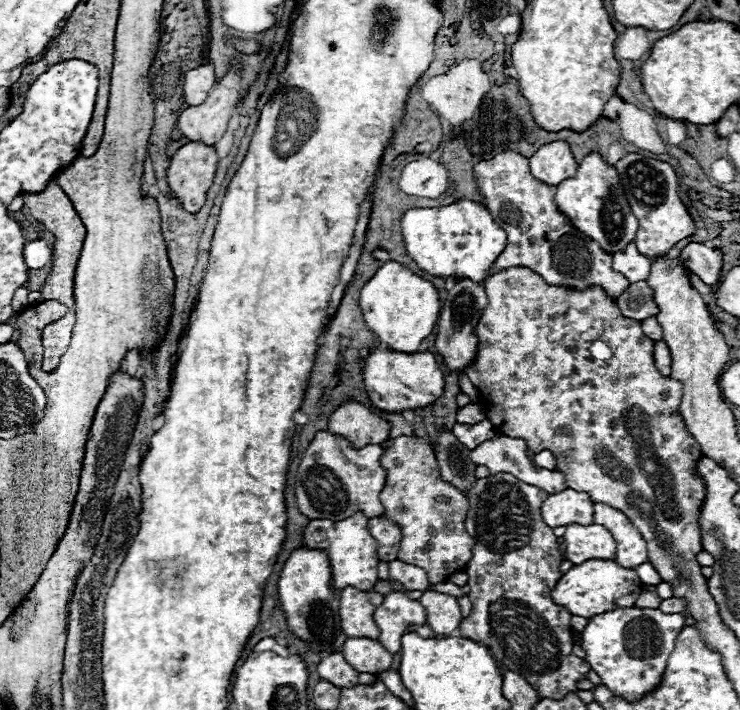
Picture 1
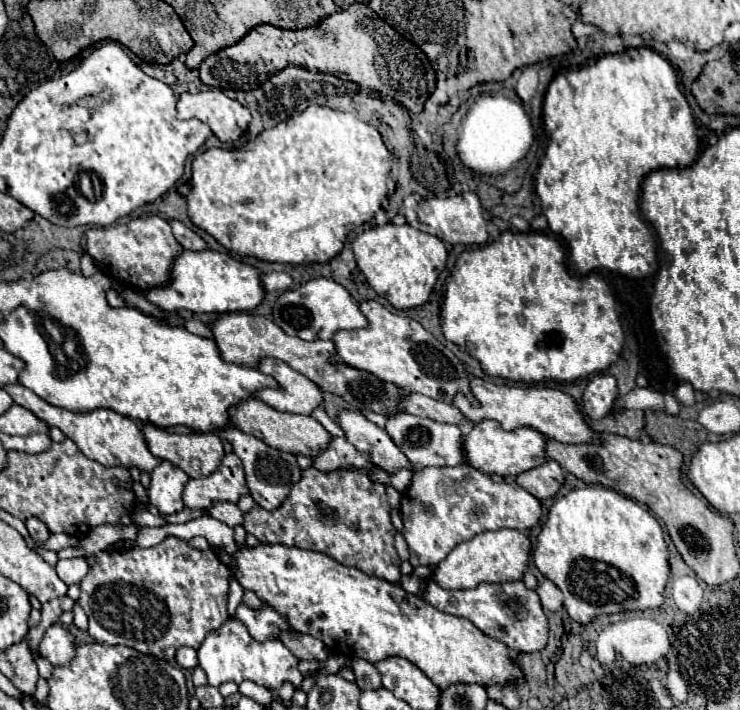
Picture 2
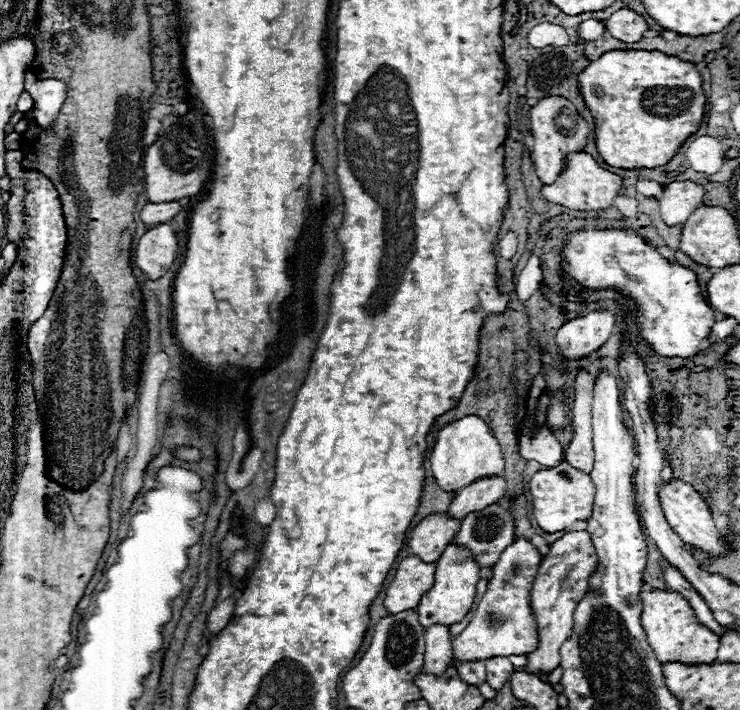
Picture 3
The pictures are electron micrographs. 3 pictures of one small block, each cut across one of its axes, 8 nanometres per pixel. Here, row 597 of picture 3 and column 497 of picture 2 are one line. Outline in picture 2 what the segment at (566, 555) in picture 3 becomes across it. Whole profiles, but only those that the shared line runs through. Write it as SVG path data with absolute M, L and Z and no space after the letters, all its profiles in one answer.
M496 530L496 532L482 532L474 536L472 540L460 542L432 572L428 580L420 584L420 590L426 590L426 584L430 580L438 582L446 590L458 590L458 588L476 588L482 582L508 582L508 580L522 580L526 564L530 556L530 540L526 534L518 530Z

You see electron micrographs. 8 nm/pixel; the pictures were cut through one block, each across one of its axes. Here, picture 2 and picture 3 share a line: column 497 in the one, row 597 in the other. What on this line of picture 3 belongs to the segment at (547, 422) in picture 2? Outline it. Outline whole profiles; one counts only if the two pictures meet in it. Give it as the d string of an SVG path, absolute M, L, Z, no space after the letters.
M416 556L404 558L392 582L386 588L384 606L388 612L402 612L408 608L416 608L420 598L434 584L434 564L426 564Z

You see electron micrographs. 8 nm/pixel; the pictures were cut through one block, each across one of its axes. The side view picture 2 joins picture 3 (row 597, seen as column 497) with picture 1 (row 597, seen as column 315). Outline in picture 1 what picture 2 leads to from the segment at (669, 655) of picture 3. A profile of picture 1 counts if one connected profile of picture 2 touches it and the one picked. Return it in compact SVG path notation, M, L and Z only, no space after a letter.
M586 560L584 564L572 566L552 588L552 600L564 606L572 616L592 618L594 614L610 612L616 608L628 608L636 604L644 584L634 570L622 568L614 560Z

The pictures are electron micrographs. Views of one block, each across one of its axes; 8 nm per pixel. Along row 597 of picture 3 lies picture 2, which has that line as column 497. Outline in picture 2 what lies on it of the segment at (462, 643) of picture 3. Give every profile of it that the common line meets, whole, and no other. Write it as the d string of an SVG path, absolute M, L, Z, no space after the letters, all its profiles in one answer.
M460 464L454 468L428 466L414 472L410 488L402 494L400 512L404 520L404 538L410 546L410 564L416 568L418 564L436 566L456 544L470 540L484 530L530 530L538 524L542 508L540 500L518 484L494 482L488 474L470 464Z

